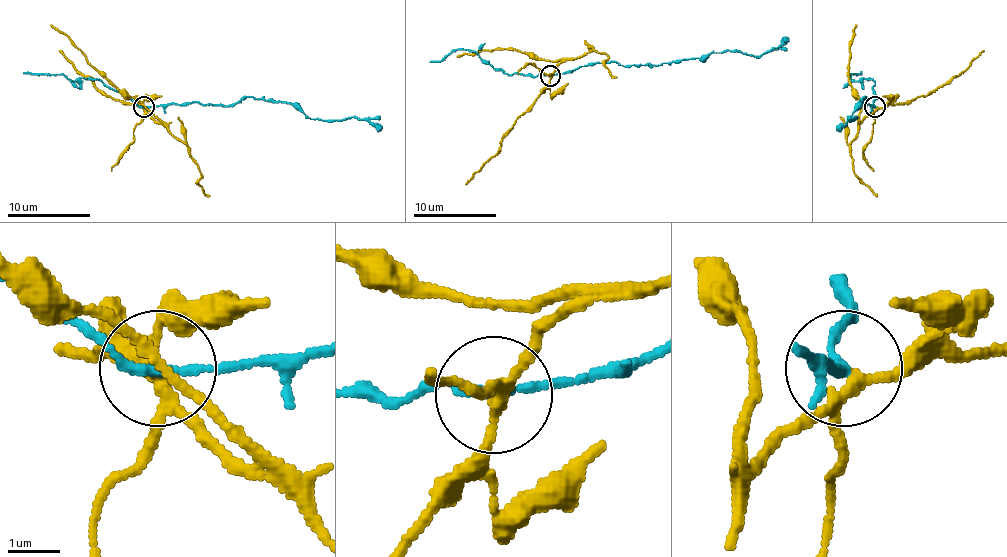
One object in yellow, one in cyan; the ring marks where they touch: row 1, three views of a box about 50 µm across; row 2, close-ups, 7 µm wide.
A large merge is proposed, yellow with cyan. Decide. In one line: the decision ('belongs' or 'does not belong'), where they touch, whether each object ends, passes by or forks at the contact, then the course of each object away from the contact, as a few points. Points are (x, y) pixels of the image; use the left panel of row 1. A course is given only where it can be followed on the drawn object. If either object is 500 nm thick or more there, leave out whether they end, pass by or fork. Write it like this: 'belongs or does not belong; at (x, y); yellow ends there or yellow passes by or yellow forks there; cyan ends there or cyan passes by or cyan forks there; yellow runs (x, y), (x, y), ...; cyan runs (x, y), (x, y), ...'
does not belong; at (143, 106); yellow forks there; cyan passes by; yellow runs (143, 107), (110, 84), (85, 55), (50, 24); cyan runs (143, 107), (234, 105), (255, 97), (294, 103), (313, 119), (356, 117), (369, 119), (381, 128)

